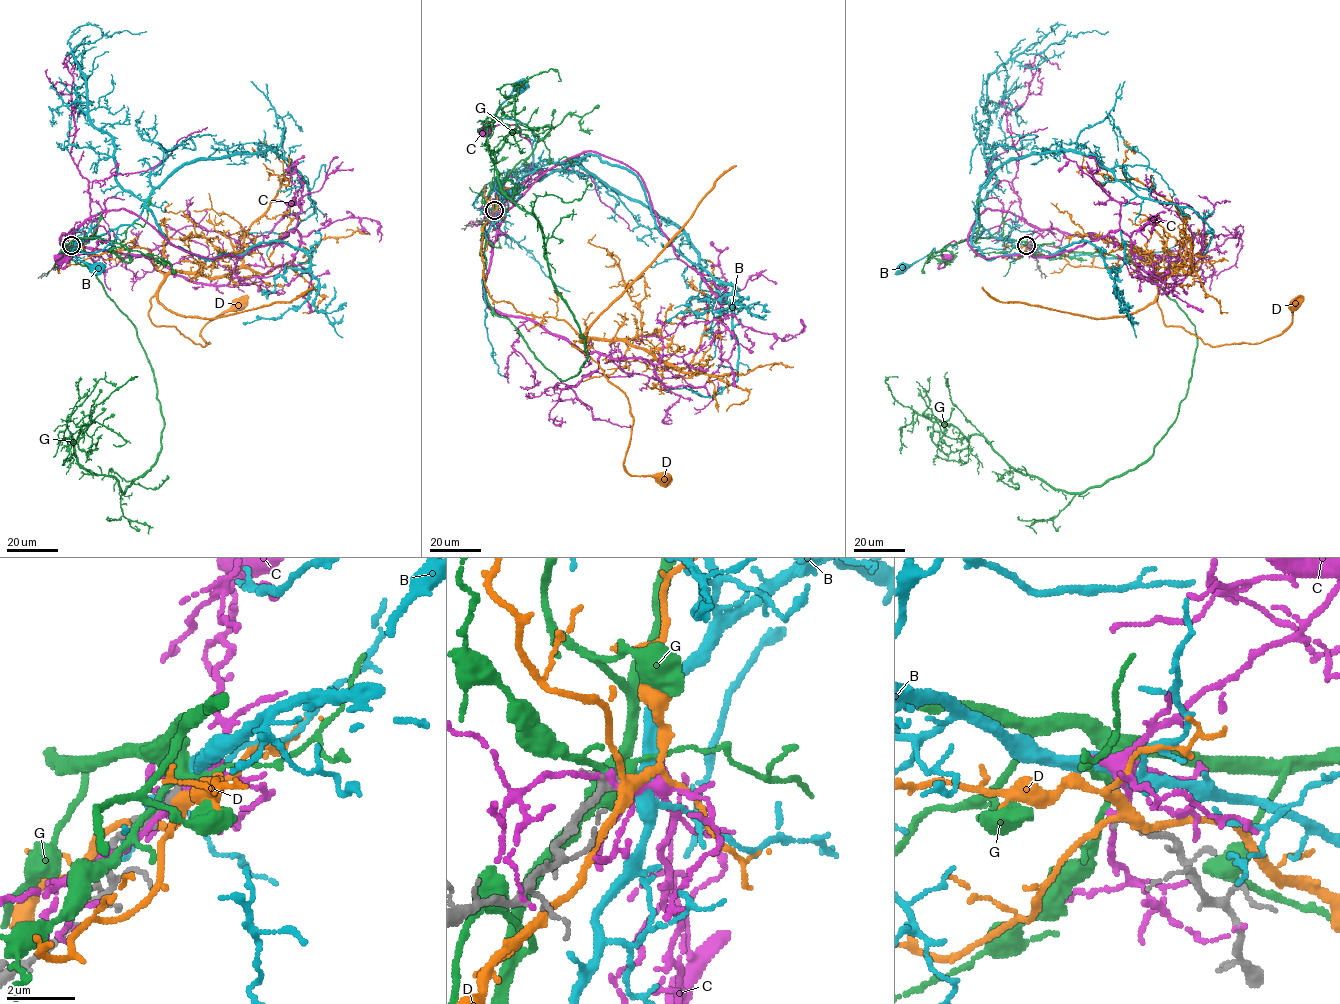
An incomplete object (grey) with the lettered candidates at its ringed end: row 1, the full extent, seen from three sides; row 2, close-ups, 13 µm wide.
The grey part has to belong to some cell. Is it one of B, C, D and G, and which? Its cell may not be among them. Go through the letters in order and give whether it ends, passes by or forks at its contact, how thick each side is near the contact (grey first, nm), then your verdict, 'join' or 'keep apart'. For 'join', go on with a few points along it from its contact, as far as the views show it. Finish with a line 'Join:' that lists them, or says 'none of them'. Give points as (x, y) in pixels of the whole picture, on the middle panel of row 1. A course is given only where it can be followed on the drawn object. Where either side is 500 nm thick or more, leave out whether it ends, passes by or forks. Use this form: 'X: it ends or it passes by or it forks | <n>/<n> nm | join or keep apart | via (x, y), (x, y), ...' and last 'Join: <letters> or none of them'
B: it forks | 180/380 nm | join | via (494, 210), (519, 180), (534, 169), (532, 131), (516, 120), (496, 115), (501, 104), (520, 87)
C: it forks | 320/130 nm | keep apart
D: it forks | 200/300 nm | keep apart
G: it forks | 220/380 nm | keep apart
Join: B

